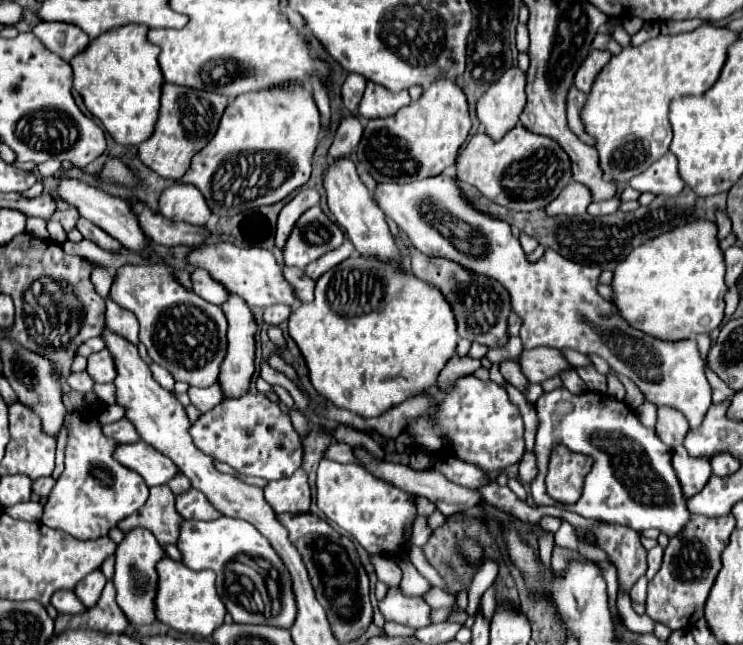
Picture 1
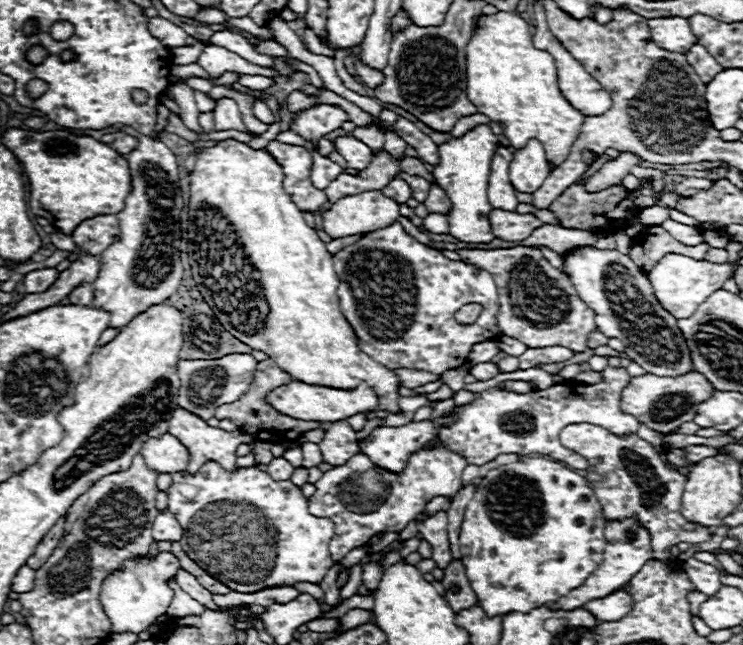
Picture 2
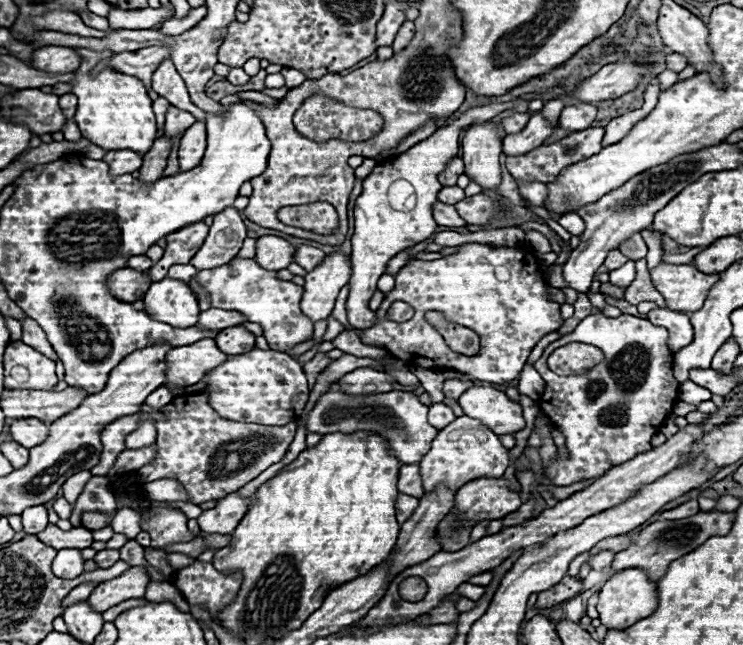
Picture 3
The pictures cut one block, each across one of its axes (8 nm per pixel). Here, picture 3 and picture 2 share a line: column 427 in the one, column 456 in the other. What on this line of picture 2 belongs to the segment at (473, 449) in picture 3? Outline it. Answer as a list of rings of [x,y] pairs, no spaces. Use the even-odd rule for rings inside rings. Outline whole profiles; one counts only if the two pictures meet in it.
[[[438,442],[434,450],[422,448],[422,452],[412,454],[400,476],[374,466],[364,454],[356,454],[344,466],[324,472],[316,482],[316,492],[310,496],[308,510],[334,522],[334,538],[330,540],[332,562],[340,562],[350,550],[364,546],[376,534],[404,530],[434,496],[452,498],[460,490],[460,476],[466,466],[468,462],[460,454],[444,450]]]

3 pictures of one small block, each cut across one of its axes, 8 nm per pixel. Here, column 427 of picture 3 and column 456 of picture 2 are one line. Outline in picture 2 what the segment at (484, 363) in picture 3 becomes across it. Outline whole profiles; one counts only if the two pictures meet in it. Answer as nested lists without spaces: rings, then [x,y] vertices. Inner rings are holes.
[[[400,222],[366,234],[366,238],[352,246],[346,246],[334,256],[342,260],[334,262],[334,268],[340,278],[340,310],[354,328],[360,350],[374,358],[374,362],[380,362],[390,370],[414,368],[440,376],[444,370],[454,368],[454,358],[466,358],[474,344],[502,336],[502,330],[494,318],[498,310],[498,290],[494,276],[486,270],[480,270],[478,266],[448,260],[438,250],[426,248],[424,244],[406,234]],[[464,304],[482,304],[482,312],[474,324],[464,326],[456,322],[454,314]]]

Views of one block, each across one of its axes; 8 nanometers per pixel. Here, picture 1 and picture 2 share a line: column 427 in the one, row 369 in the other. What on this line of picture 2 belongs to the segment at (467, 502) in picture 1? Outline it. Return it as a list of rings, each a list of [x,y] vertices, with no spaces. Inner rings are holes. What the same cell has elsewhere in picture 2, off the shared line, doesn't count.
[[[484,362],[484,364],[476,364],[470,368],[470,374],[476,378],[476,380],[490,380],[498,374],[498,366],[494,362]]]

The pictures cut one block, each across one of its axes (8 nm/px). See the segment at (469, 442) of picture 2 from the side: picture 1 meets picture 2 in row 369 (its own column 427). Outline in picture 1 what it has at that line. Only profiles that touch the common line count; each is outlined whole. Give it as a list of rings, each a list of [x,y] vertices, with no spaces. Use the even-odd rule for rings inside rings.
[[[390,588],[380,602],[380,610],[386,620],[394,620],[412,628],[424,628],[430,624],[430,606],[422,598],[406,598],[398,588]]]

